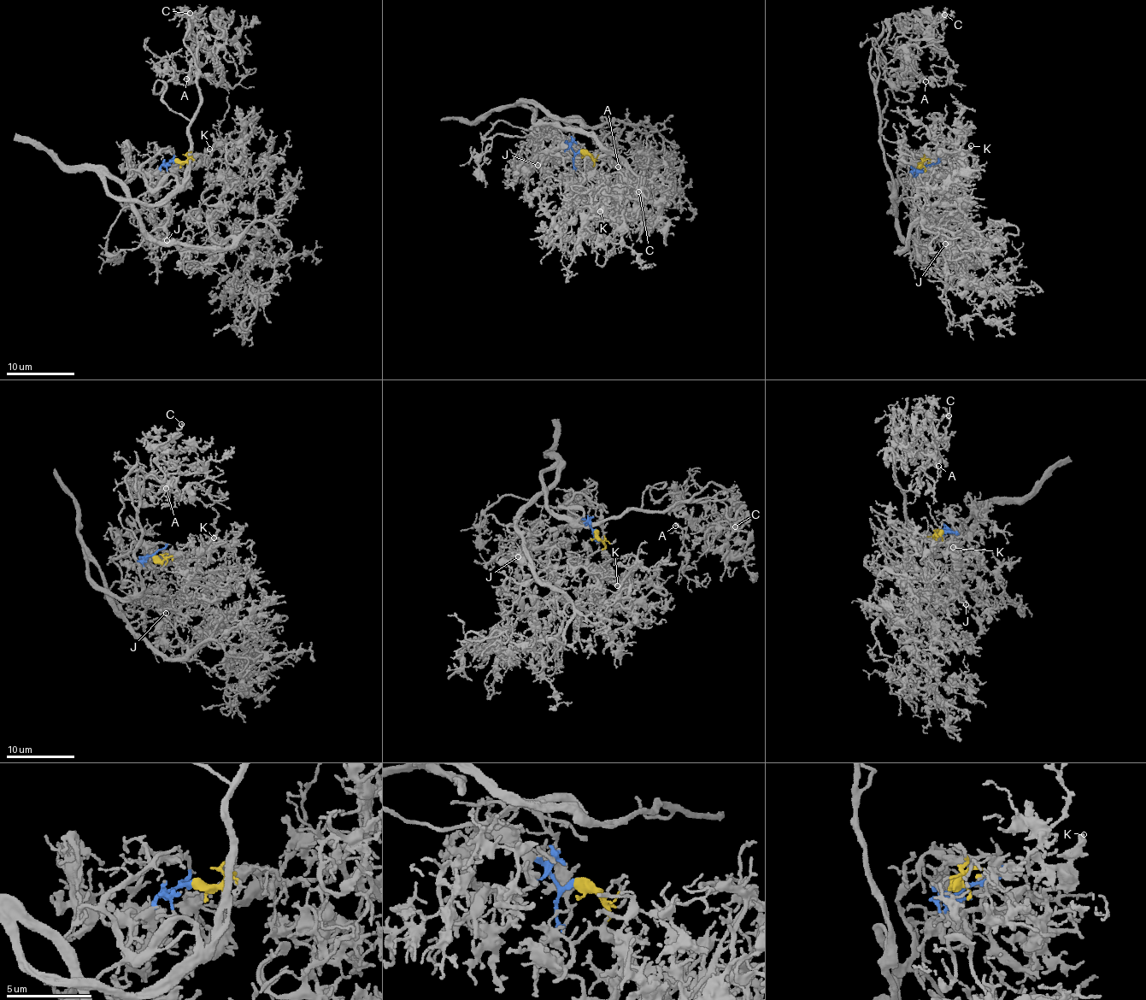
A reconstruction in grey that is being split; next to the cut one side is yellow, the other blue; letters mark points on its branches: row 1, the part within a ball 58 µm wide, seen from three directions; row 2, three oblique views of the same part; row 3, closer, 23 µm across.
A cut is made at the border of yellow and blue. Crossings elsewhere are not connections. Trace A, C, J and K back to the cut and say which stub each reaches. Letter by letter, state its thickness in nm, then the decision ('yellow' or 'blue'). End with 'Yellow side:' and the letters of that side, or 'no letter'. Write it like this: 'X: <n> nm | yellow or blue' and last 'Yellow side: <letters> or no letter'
A: 130 nm | blue
C: 160 nm | blue
J: 180 nm | blue
K: 220 nm | yellow
Yellow side: K

